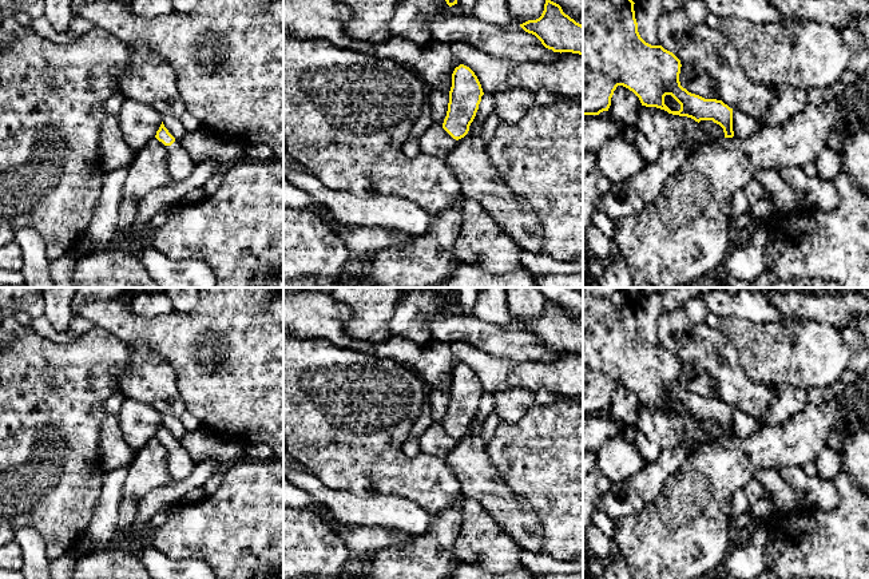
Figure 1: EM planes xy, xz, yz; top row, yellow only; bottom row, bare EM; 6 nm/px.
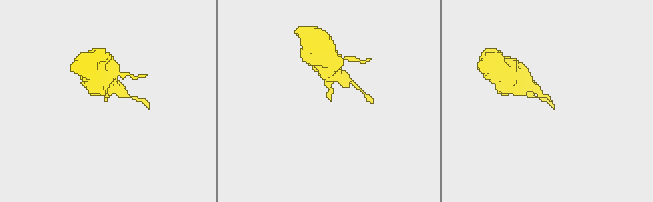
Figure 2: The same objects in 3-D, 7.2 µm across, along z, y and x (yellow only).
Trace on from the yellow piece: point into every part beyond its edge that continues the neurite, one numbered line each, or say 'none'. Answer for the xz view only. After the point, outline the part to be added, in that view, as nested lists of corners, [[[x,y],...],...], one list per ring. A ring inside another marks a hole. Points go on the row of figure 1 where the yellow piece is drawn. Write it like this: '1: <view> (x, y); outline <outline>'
none

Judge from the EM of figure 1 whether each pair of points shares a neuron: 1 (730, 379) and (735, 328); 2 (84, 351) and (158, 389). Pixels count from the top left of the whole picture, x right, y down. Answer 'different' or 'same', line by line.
1: different
2: different

